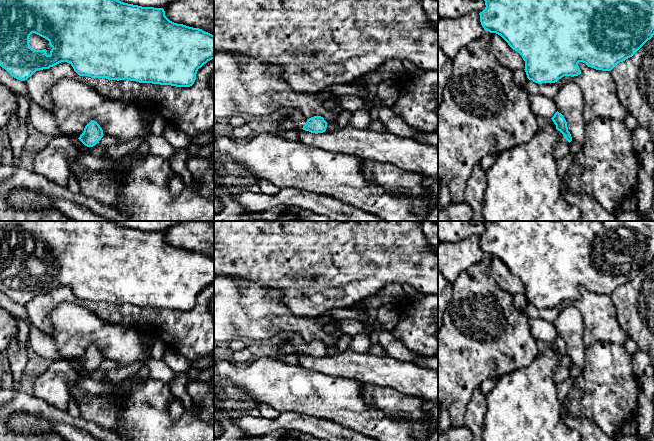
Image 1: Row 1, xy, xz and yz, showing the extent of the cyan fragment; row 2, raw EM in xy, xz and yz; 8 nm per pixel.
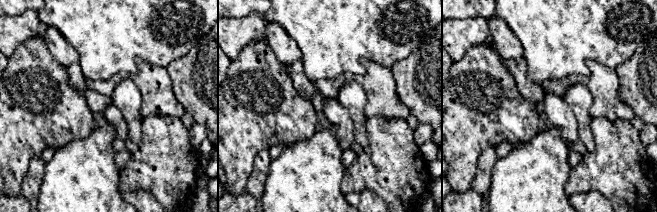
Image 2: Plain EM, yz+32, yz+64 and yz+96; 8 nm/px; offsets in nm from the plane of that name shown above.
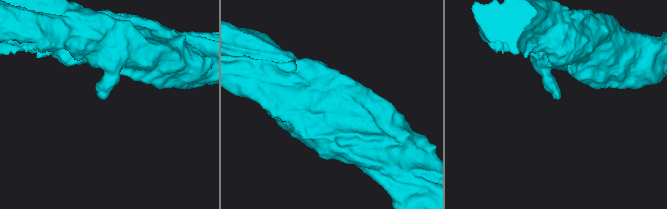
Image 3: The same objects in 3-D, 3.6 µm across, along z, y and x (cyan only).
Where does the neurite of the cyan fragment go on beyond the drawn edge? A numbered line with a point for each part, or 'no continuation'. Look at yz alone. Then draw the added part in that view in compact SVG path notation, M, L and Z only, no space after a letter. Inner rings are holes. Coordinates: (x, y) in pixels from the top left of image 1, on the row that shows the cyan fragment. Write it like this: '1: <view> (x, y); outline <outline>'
1: yz (561, 147); outline M558 131L558 138L557 141L554 144L554 155L556 160L558 161L562 157L570 154L570 144L569 142L565 139L563 134Z

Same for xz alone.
1: xz (295, 120); outline M293 109L278 120L277 129L279 131L301 130L306 122L305 115L299 109Z

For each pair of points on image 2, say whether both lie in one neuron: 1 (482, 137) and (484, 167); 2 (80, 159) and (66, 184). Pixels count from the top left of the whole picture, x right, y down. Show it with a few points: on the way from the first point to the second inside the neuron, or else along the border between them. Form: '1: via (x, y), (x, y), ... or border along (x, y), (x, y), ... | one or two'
1: border along (495, 145), (489, 145), (480, 153), (474, 172) | two
2: via (80, 165), (80, 170), (72, 178) | one

